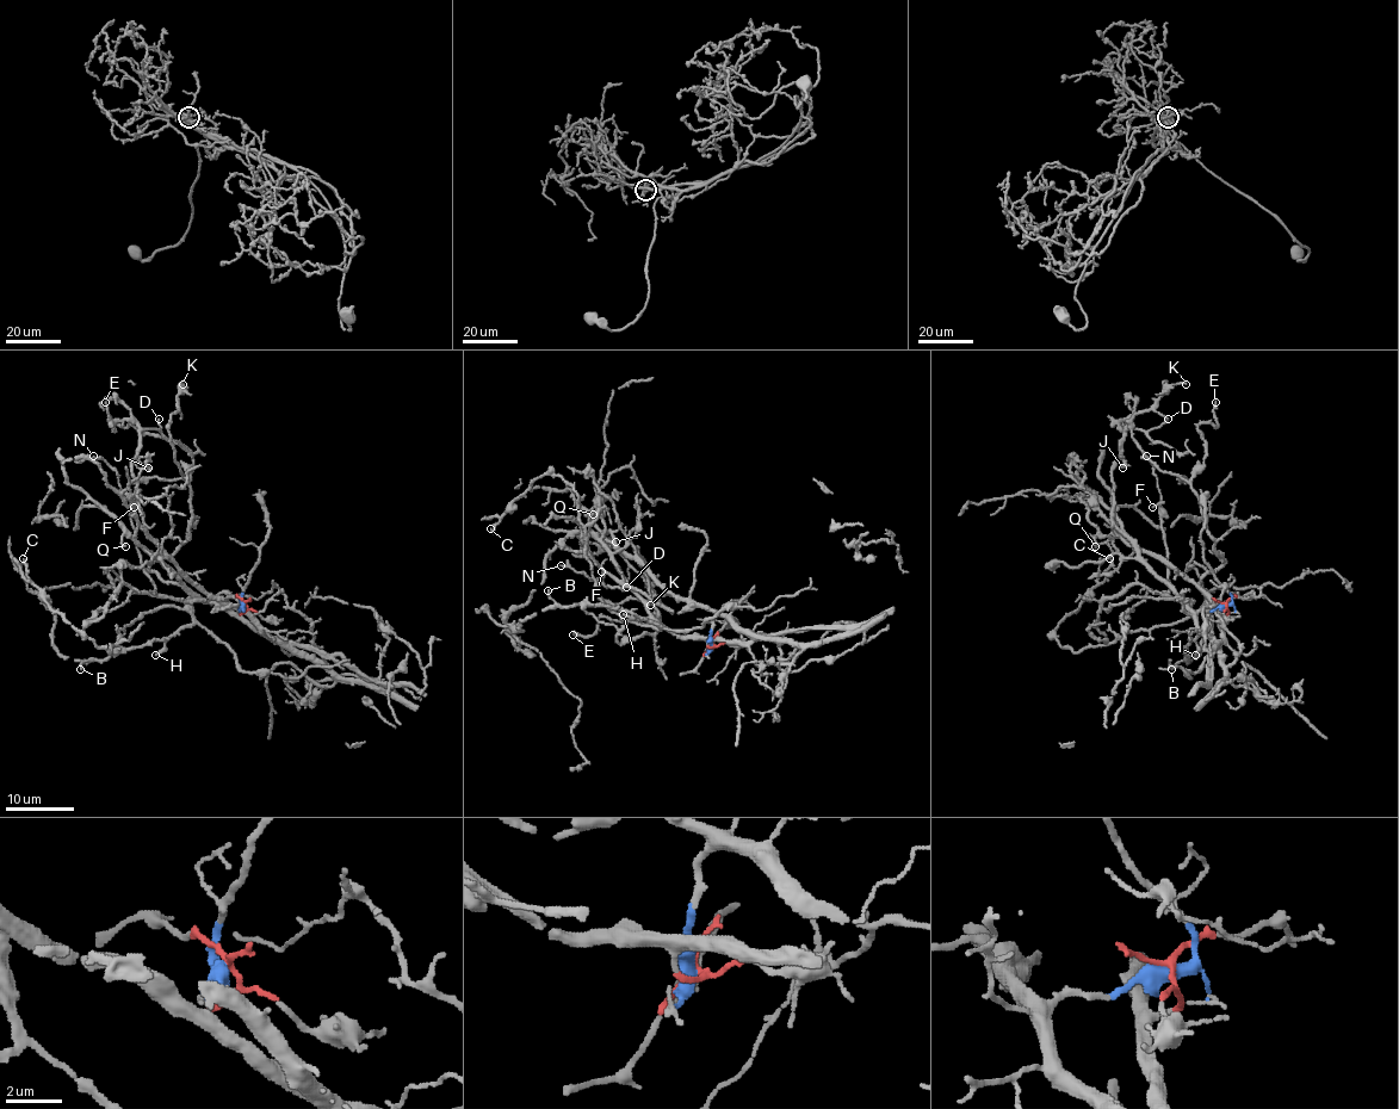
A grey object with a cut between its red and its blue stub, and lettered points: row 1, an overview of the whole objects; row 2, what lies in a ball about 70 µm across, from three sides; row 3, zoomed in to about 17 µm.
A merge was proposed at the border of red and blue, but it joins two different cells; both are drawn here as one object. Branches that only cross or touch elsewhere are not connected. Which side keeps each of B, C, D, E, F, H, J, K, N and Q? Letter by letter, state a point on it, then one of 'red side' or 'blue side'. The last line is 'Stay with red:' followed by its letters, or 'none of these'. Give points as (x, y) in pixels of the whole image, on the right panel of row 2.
B: place (1171, 669); red side
C: place (1109, 558); red side
D: place (1168, 419); blue side
E: place (1215, 402); red side
F: place (1152, 507); blue side
H: place (1195, 655); red side
J: place (1122, 468); blue side
K: place (1186, 384); red side
N: place (1146, 456); blue side
Q: place (1095, 546); red side
Stay with red: B, C, E, H, K, Q

